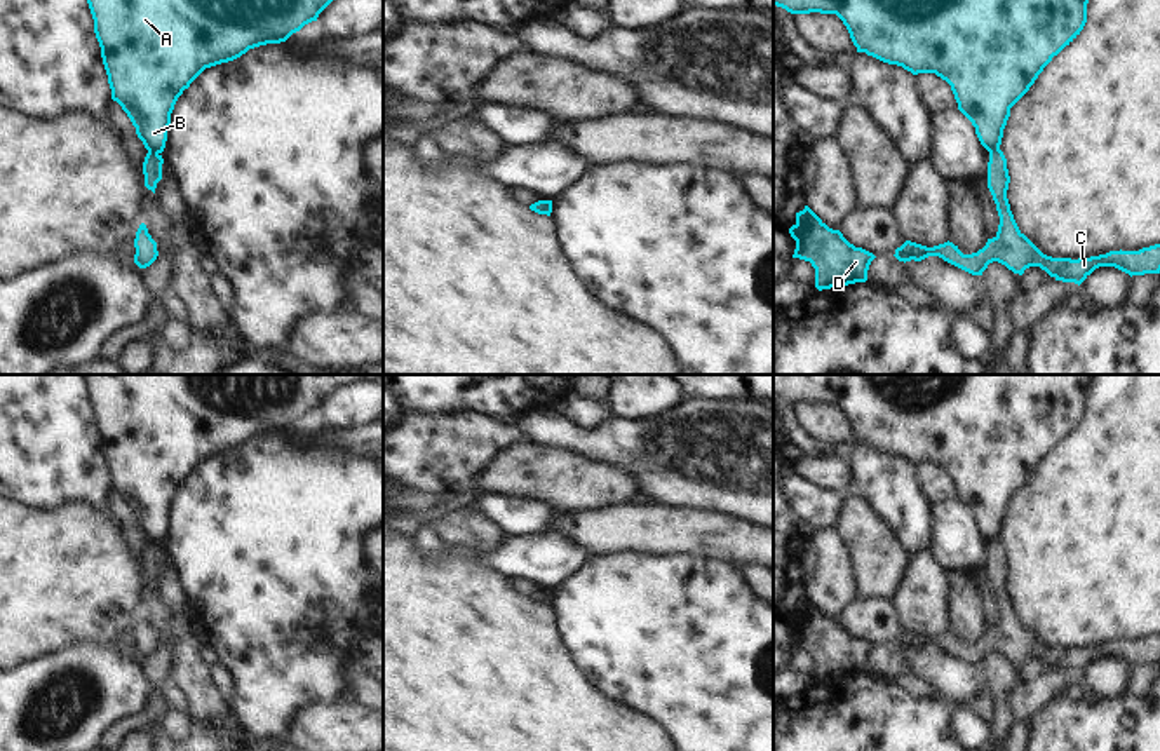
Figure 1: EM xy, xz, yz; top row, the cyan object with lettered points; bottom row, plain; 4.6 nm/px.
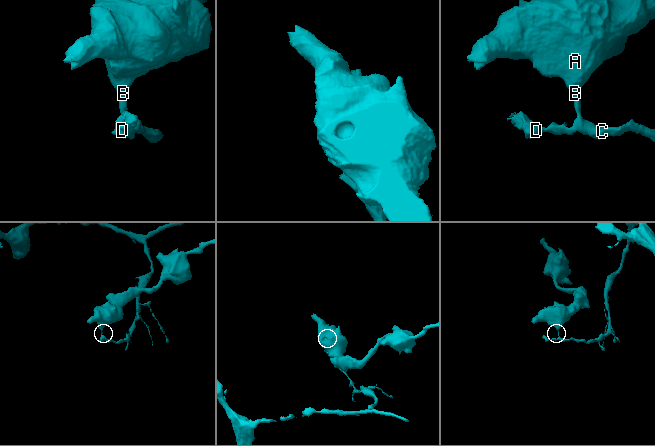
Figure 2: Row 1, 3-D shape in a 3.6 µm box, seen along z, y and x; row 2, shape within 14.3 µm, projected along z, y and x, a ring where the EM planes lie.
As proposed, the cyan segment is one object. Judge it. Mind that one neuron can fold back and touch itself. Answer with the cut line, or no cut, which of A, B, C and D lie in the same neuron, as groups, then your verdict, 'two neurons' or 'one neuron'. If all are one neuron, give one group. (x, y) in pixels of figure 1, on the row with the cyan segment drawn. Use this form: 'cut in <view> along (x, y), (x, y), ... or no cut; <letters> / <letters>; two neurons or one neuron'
cut in xy along (148, 148), (157, 154); A B / C D; two neurons

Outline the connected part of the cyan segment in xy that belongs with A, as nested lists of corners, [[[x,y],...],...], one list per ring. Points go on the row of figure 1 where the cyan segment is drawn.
[[[87,0],[103,64],[117,101],[145,148],[162,153],[171,113],[185,89],[206,70],[249,49],[286,42],[317,21],[333,0]]]

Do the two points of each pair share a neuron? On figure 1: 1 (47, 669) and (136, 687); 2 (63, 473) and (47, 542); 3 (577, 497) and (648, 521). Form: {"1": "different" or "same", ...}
{"1": "same", "2": "different", "3": "different"}

